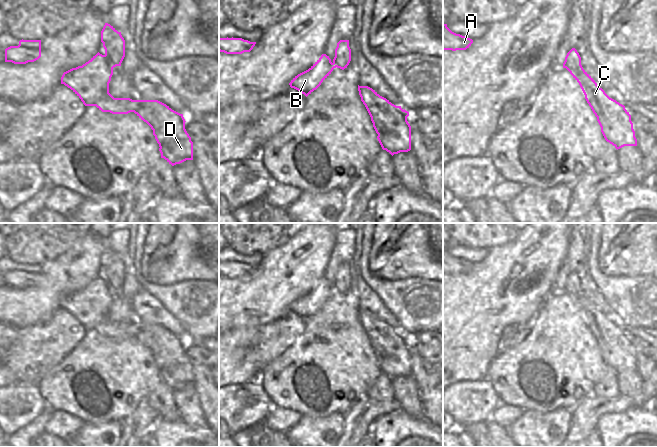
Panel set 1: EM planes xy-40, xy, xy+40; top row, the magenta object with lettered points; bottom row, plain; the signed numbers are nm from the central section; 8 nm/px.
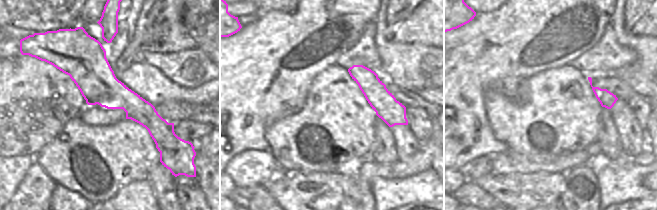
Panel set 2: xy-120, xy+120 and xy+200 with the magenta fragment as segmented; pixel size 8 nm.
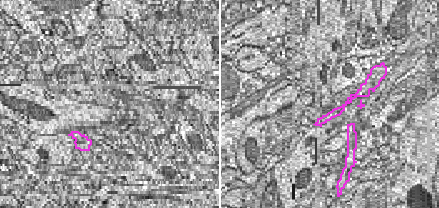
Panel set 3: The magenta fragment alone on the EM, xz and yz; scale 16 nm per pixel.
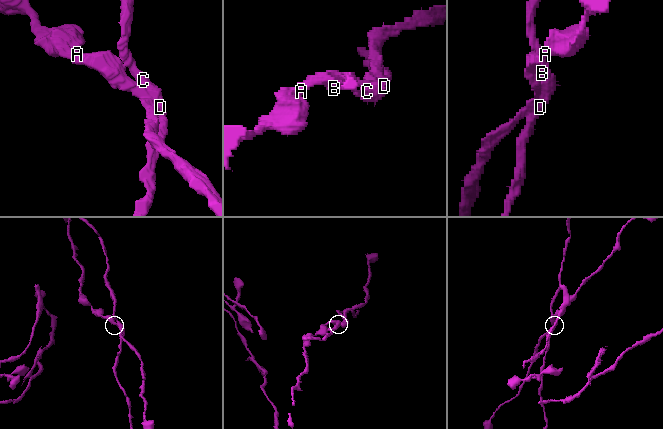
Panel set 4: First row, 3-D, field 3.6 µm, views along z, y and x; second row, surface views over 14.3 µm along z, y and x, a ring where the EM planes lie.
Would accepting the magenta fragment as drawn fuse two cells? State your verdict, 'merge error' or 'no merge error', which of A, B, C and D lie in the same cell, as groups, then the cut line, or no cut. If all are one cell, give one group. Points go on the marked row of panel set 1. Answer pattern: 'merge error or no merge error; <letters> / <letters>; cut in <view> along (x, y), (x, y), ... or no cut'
merge error; A B / C D; cut in xy-40 along (140, 100), (156, 123), (162, 127), (162, 136)

